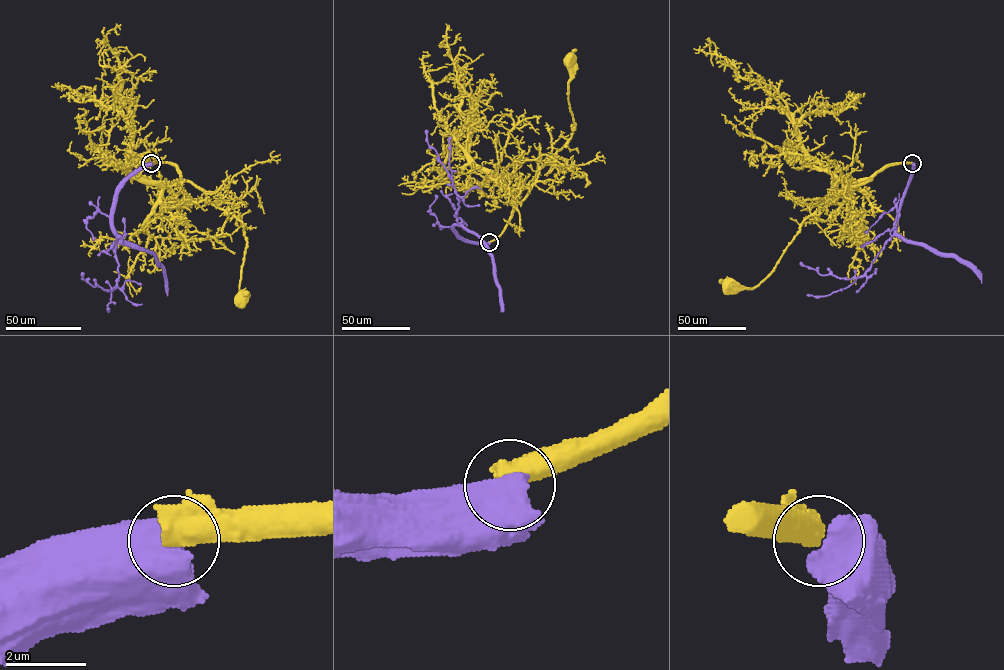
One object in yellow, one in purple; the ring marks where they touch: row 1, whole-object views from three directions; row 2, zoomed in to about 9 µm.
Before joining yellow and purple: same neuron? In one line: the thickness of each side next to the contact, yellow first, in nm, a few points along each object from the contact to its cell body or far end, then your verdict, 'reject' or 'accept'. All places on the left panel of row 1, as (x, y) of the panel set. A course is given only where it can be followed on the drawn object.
650 nm thick on the yellow side, 800 nm on the other; yellow runs (151, 163), (172, 164), (182, 180), (202, 189), (210, 201), (243, 224), (246, 248), (240, 300), (242, 297); purple runs (151, 163), (124, 182), (113, 208), (112, 226), (118, 242), (117, 284), (109, 291), (93, 287), (82, 272); reject

